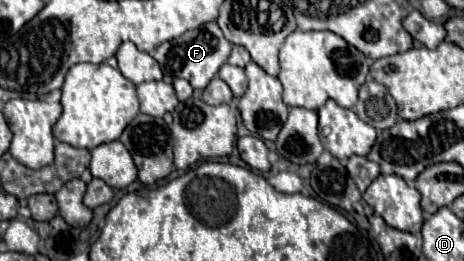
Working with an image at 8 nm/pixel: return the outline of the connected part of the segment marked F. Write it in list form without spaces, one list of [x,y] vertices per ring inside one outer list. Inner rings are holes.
[[[208,22],[204,26],[200,26],[198,30],[190,30],[186,34],[182,34],[178,40],[170,40],[160,44],[154,50],[154,58],[160,64],[164,74],[170,74],[174,78],[184,78],[192,84],[192,88],[206,88],[208,82],[218,74],[220,66],[228,60],[232,50],[232,44],[224,38],[224,34],[220,32],[216,22]]]

